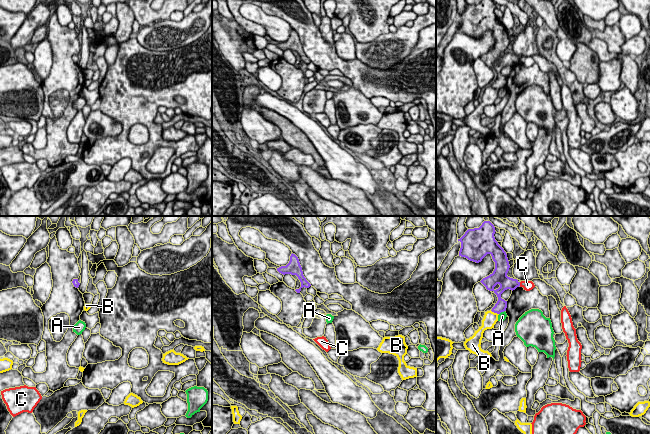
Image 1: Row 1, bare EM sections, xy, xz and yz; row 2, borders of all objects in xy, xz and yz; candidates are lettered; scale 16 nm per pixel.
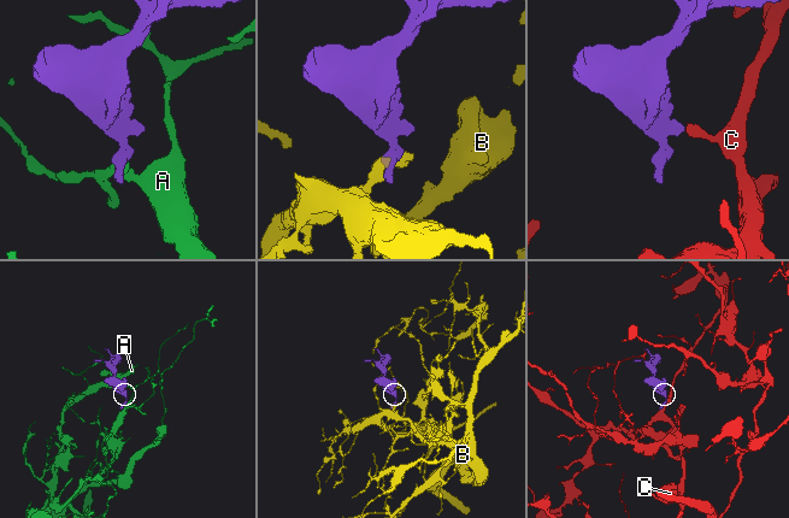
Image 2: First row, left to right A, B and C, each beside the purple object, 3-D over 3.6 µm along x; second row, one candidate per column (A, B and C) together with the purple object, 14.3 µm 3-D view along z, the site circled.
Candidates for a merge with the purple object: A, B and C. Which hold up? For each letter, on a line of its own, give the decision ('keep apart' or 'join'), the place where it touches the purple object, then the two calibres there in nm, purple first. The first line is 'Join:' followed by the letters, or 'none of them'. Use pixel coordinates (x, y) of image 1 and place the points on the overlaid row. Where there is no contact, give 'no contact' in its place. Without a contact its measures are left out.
Join: none of them
A: keep apart; meets purple in yz at (501, 311); 190 nm thick on the purple side, 130 nm on the other
B: keep apart; meets purple in yz at (494, 312); 190 nm thick on the purple side, 220 nm on the other
C: keep apart; meets purple in yz at (519, 284); 220 nm thick on the purple side, 160 nm on the other

